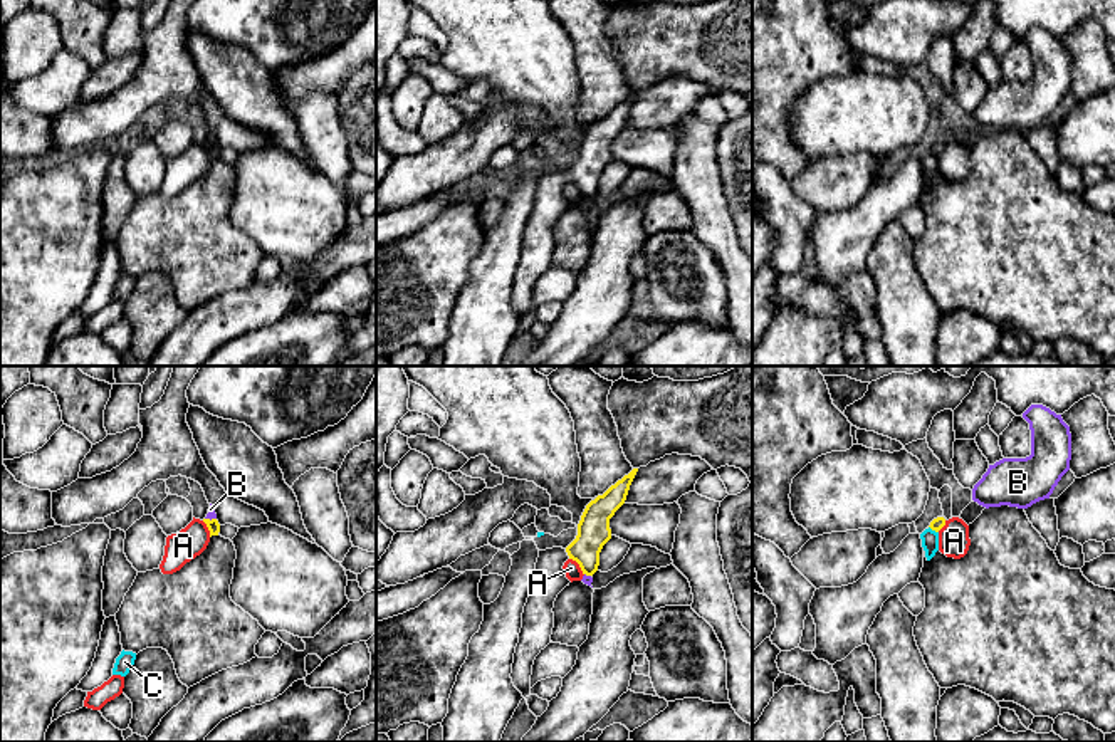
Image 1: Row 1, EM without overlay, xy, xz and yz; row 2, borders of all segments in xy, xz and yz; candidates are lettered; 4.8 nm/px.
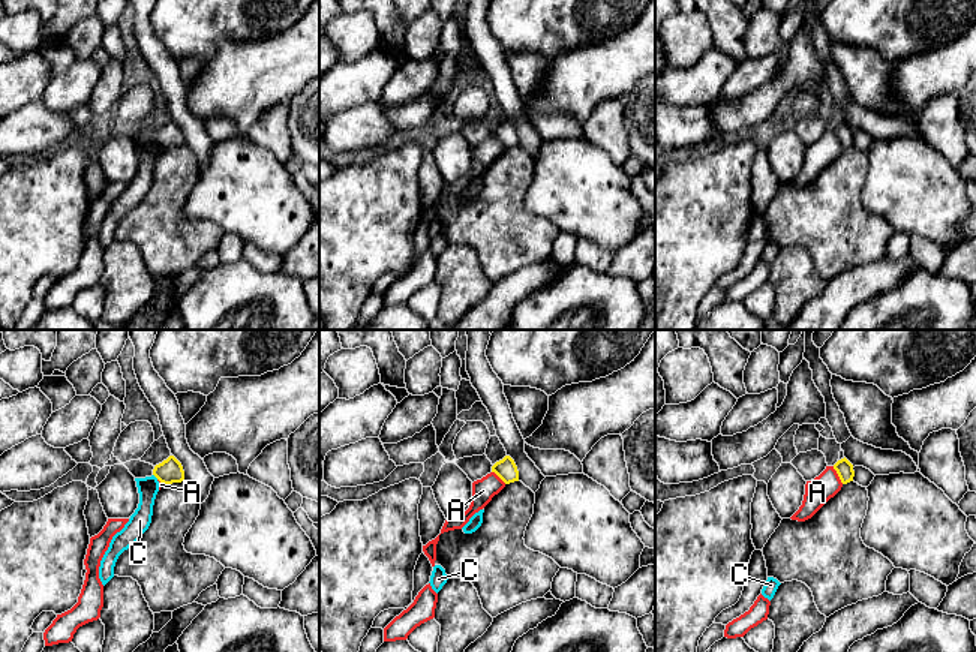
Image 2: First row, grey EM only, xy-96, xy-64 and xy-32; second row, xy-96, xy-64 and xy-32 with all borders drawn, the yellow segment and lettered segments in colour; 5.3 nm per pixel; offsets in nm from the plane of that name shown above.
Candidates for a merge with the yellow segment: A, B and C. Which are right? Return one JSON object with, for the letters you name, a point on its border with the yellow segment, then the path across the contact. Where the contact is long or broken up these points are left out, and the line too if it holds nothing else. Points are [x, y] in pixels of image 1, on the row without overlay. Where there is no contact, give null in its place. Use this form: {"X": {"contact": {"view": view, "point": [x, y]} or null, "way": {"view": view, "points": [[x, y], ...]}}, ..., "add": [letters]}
{"add": []}

